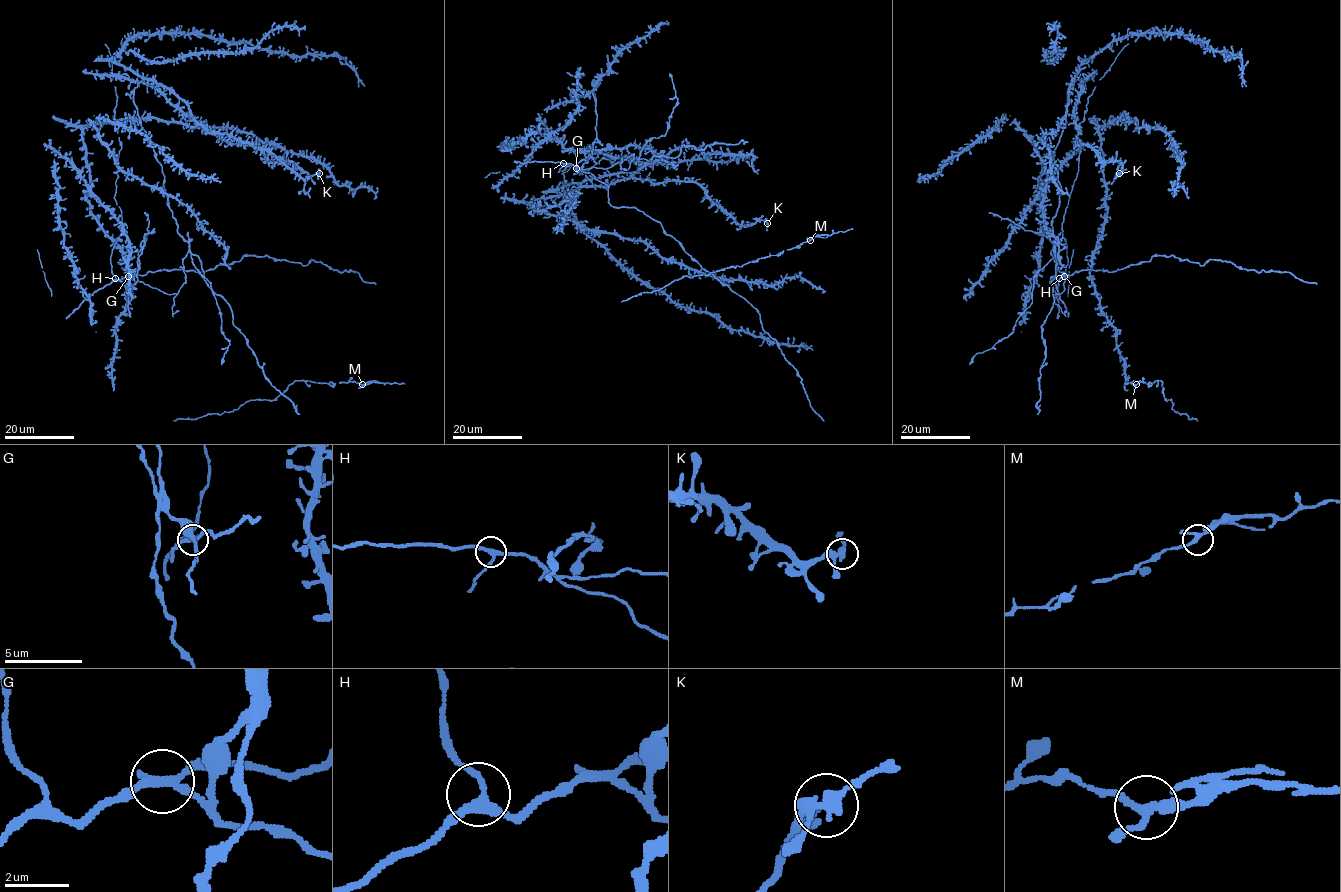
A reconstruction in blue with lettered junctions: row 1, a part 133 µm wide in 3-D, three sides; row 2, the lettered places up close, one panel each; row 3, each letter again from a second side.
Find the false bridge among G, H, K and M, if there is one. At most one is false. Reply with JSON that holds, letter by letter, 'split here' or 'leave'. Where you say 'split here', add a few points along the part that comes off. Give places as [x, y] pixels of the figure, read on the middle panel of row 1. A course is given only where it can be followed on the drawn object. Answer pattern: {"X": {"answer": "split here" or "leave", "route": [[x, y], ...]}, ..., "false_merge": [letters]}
{"G": {"answer": "split here", "route": [[576, 168], [609, 168], [633, 154], [631, 160], [675, 158], [683, 145], [703, 149], [747, 141]]}, "H": {"answer": "leave"}, "K": {"answer": "leave"}, "M": {"answer": "leave"}, "false_merge": ["G"]}

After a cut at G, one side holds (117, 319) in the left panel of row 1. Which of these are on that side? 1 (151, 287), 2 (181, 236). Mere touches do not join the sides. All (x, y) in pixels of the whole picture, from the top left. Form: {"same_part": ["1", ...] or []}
{"same_part": []}

